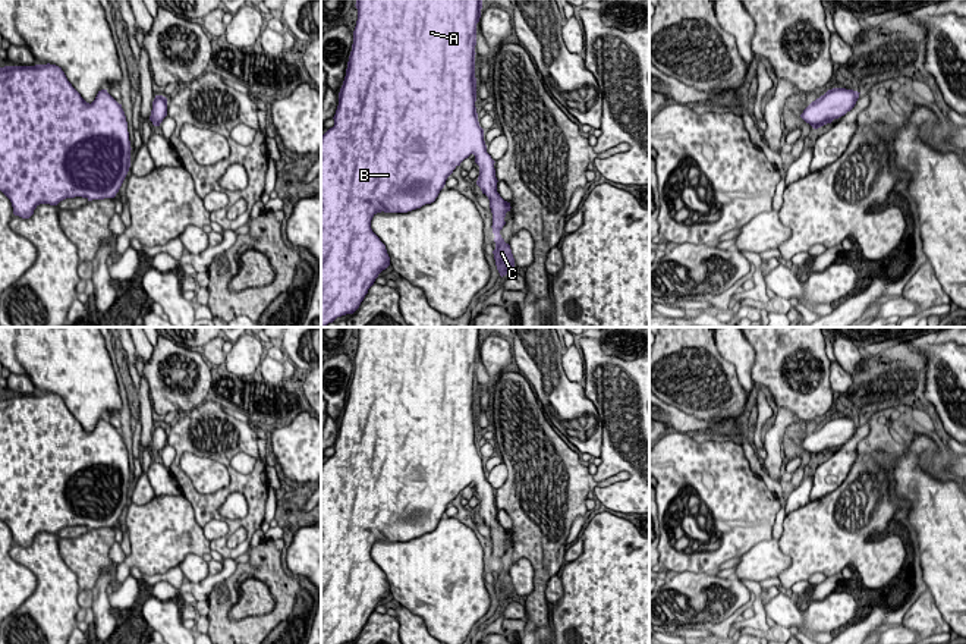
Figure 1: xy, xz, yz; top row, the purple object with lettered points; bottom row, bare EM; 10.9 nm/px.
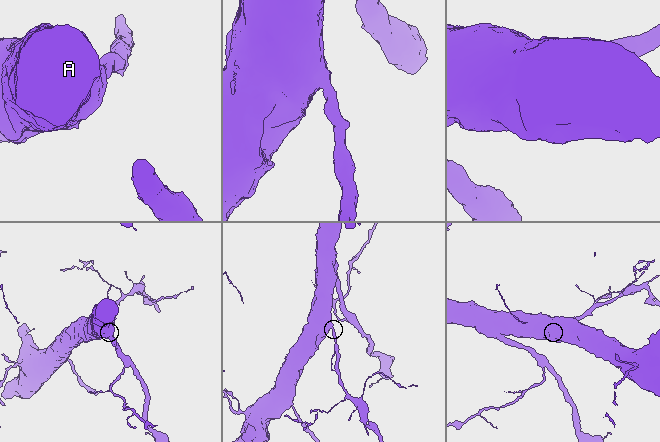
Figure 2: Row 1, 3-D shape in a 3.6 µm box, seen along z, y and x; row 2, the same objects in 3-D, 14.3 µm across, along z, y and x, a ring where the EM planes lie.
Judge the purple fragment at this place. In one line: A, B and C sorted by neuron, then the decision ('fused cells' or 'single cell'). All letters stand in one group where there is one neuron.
A B C; single cell

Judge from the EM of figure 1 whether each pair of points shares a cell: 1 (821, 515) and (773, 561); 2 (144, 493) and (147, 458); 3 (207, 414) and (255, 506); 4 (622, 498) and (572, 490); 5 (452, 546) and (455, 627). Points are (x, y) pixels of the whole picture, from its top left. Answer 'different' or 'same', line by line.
1: different
2: same
3: same
4: different
5: same

